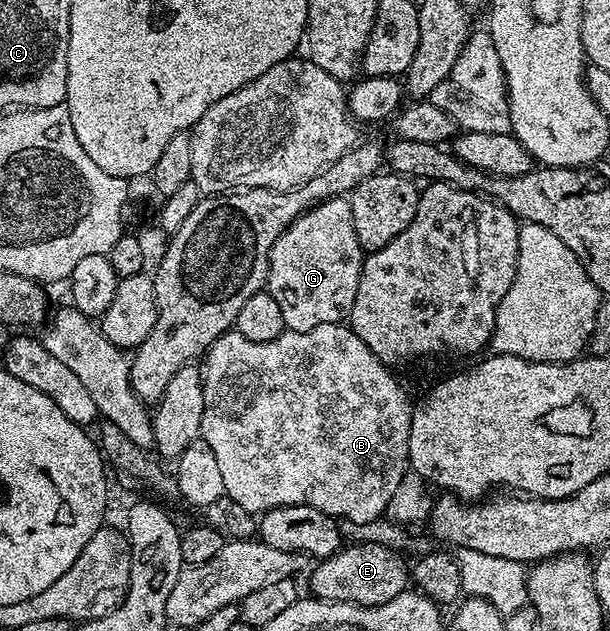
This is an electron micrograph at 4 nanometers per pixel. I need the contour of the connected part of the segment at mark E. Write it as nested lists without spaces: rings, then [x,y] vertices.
[[[349,543],[331,556],[318,560],[313,573],[312,596],[323,601],[349,601],[354,605],[382,605],[404,593],[411,581],[406,558],[379,543]]]

